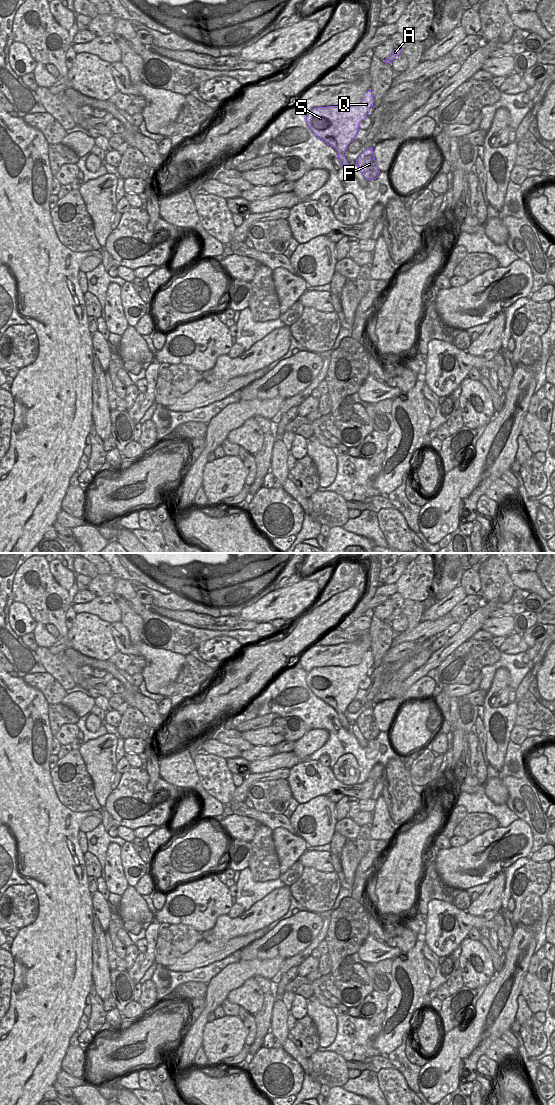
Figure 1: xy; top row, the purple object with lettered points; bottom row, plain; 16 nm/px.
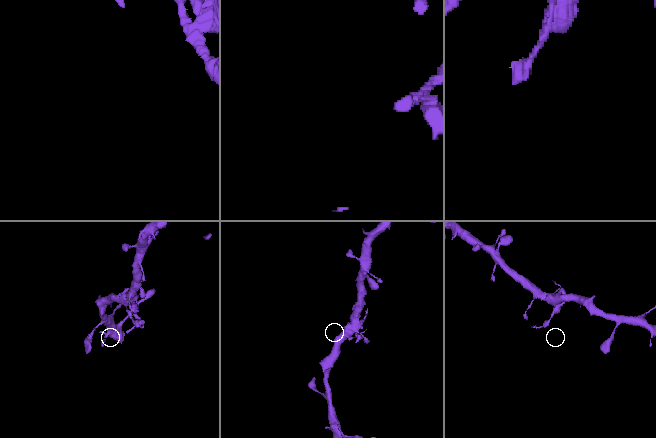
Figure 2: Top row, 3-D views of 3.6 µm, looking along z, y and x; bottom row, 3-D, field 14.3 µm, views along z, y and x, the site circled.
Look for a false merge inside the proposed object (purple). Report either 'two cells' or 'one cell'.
two cells

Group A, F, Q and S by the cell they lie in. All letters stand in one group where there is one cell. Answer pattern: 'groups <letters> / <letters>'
groups A Q S / F

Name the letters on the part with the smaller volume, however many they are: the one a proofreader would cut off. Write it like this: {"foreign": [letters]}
{"foreign": ["F"]}

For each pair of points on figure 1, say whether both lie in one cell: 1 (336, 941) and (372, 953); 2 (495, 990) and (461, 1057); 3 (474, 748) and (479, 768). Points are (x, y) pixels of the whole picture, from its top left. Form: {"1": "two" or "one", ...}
{"1": "two", "2": "one", "3": "one"}

